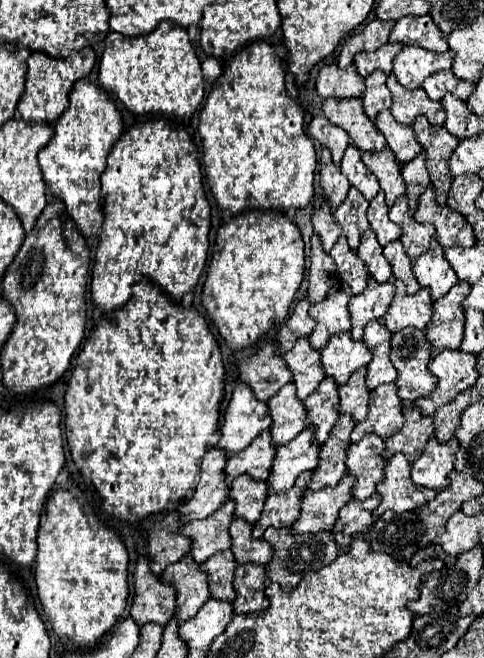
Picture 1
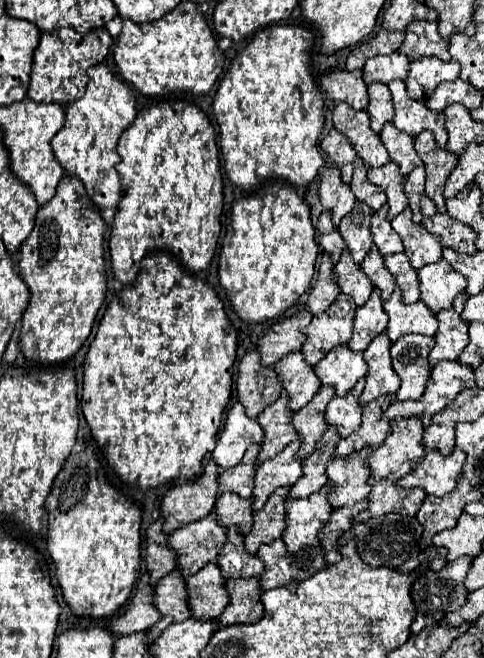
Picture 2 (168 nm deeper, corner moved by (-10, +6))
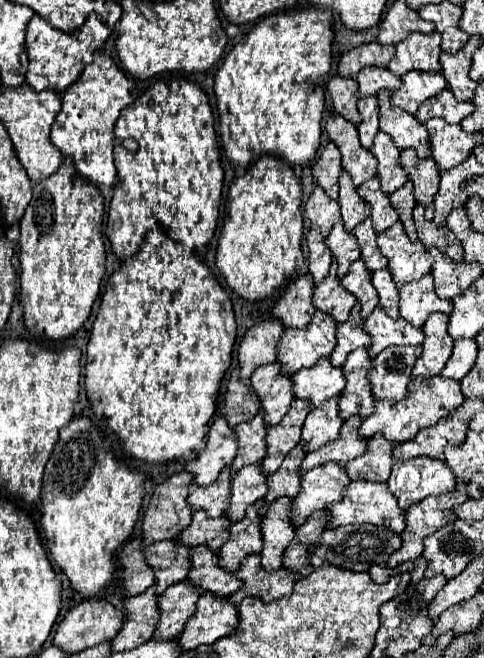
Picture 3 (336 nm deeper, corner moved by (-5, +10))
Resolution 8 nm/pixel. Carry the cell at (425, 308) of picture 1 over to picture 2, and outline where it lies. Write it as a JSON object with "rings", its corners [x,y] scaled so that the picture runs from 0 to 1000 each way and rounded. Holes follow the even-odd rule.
{"rings":[[[816,438],[816,444],[808,447],[808,453],[795,459],[795,474],[804,480],[804,492],[800,492],[800,511],[808,520],[816,520],[820,514],[837,511],[837,508],[886,508],[899,511],[903,502],[903,480],[890,477],[890,471],[882,471],[882,465],[874,465],[874,459],[853,459],[853,462],[837,462],[824,438]]]}

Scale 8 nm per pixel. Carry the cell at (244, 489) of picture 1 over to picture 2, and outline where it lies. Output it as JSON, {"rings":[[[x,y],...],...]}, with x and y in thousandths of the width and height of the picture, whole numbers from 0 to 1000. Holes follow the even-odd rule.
{"rings":[[[457,751],[444,775],[457,796],[498,799],[498,809],[510,812],[523,793],[523,757],[494,757],[490,751]]]}

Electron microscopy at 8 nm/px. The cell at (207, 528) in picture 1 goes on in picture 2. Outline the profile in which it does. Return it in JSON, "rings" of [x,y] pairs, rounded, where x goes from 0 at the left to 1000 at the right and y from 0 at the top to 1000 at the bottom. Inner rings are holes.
{"rings":[[[436,781],[349,812],[349,830],[366,836],[366,860],[382,875],[403,872],[428,854],[444,851],[461,824],[469,824],[469,799],[452,799]]]}

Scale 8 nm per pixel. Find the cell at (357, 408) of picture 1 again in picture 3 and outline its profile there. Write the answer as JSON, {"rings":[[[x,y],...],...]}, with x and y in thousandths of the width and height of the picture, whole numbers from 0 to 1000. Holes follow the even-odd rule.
{"rings":[[[690,602],[674,608],[665,617],[645,620],[624,647],[624,675],[632,687],[645,687],[674,672],[690,669],[707,650],[707,635],[698,632],[702,605]]]}

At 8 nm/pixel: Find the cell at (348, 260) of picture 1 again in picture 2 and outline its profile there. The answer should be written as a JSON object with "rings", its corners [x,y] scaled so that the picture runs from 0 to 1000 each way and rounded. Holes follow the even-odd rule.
{"rings":[[[709,380],[705,395],[692,401],[692,422],[700,429],[700,438],[721,447],[738,465],[754,462],[771,435],[767,435],[767,422],[758,422],[758,416],[750,416],[750,410],[742,410],[742,401],[729,398],[725,383]]]}

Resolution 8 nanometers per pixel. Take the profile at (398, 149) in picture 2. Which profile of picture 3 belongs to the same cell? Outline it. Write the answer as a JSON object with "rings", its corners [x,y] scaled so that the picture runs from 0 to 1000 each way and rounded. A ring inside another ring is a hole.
{"rings":[[[785,201],[764,231],[781,243],[781,271],[785,271],[785,283],[793,295],[810,295],[814,289],[839,280],[843,274],[839,261],[822,252],[826,228],[810,219],[810,210],[802,210],[802,204]]]}

